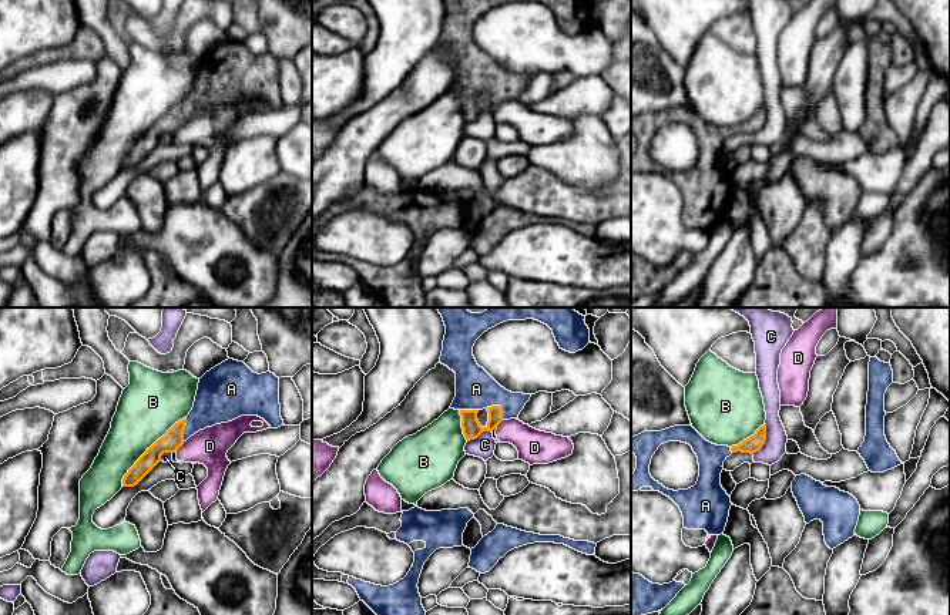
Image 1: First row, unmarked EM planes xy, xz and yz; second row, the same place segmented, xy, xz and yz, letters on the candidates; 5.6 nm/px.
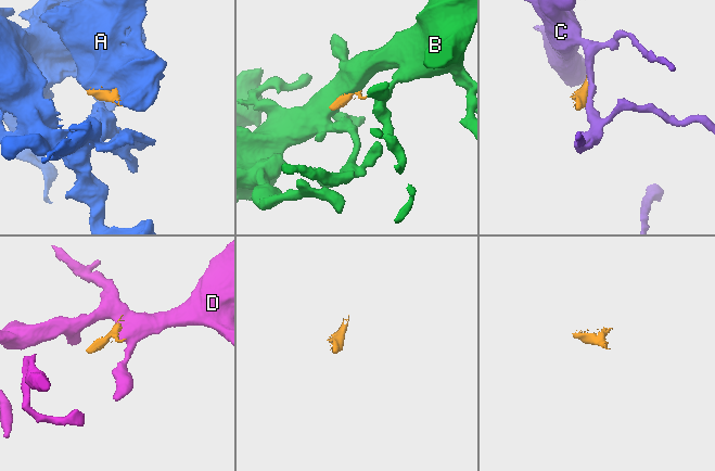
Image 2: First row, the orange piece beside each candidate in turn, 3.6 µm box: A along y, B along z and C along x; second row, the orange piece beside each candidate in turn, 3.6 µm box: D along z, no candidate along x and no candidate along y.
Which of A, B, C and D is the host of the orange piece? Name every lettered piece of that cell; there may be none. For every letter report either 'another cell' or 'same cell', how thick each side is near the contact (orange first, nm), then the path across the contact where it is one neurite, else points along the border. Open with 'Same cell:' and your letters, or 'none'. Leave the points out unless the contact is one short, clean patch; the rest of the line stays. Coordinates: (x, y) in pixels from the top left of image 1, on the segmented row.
Same cell: A
A: same cell; calibres 110 and 220 nm
B: another cell; calibres 110 and 340 nm
C: another cell; calibres 90 and 130 nm
D: another cell; calibres 110 and 200 nm; border xy (184, 442), (177, 451)

